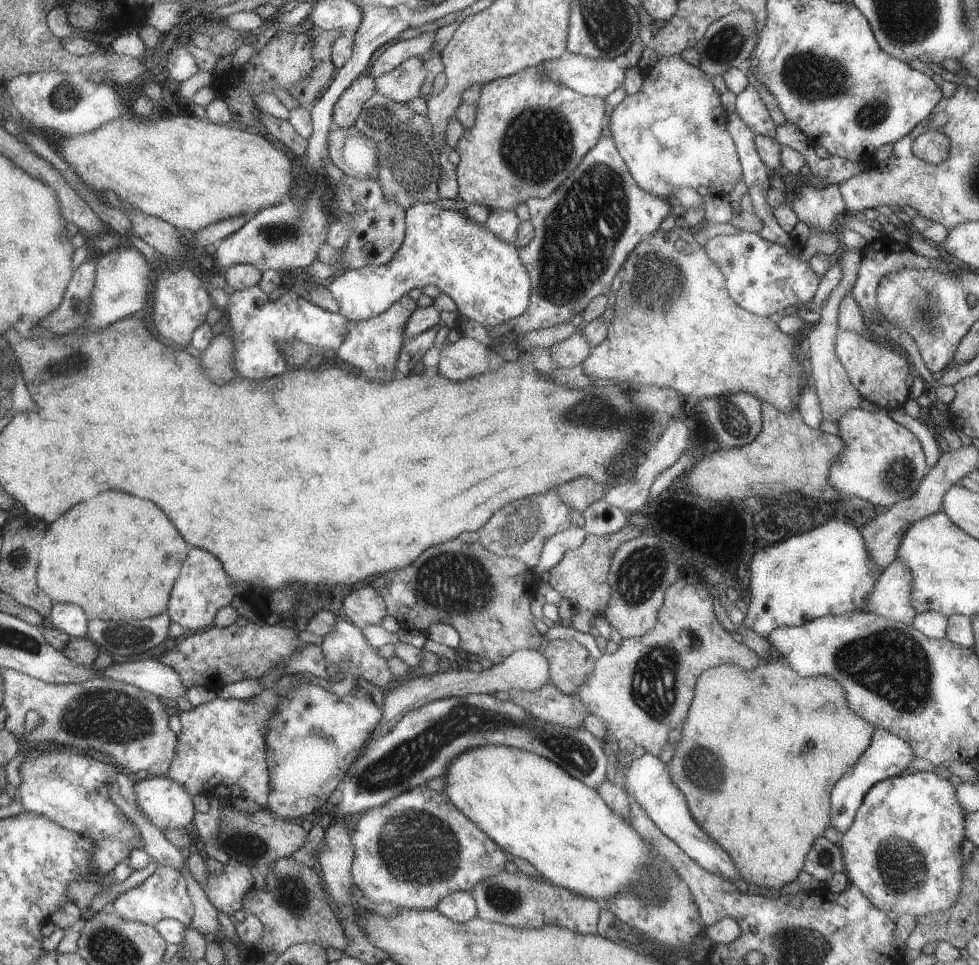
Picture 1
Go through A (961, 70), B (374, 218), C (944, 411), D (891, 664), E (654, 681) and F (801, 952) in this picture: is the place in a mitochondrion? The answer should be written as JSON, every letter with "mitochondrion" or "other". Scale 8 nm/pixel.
{"A":"other","B":"other","C":"other","D":"mitochondrion","E":"mitochondrion","F":"mitochondrion"}

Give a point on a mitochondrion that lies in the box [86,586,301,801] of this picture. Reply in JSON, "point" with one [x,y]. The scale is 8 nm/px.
{"point":[117,637]}

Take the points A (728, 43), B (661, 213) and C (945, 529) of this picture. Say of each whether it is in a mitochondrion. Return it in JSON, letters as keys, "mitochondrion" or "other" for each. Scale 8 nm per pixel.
{"A":"mitochondrion","B":"other","C":"other"}

